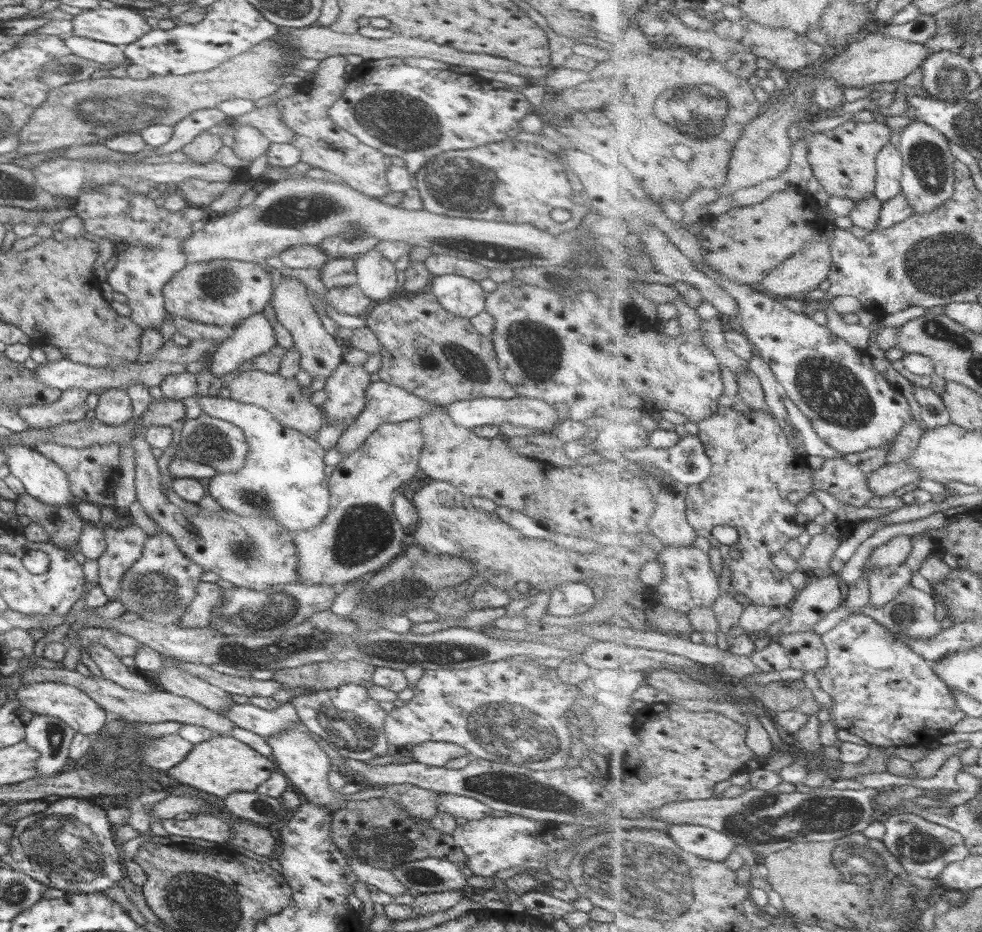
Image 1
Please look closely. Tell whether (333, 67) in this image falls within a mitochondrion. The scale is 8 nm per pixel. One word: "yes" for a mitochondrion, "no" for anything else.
no

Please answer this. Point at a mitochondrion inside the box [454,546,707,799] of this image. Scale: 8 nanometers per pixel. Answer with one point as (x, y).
(538, 708)

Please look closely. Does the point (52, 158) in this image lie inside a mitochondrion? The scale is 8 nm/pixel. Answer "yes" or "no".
no

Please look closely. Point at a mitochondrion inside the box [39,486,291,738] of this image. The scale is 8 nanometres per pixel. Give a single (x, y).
(152, 589)

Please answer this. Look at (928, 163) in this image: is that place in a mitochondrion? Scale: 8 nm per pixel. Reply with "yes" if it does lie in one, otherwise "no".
yes

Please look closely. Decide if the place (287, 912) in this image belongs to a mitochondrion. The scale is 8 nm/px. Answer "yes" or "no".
no

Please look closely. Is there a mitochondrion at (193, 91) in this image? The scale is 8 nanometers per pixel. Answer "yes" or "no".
no

